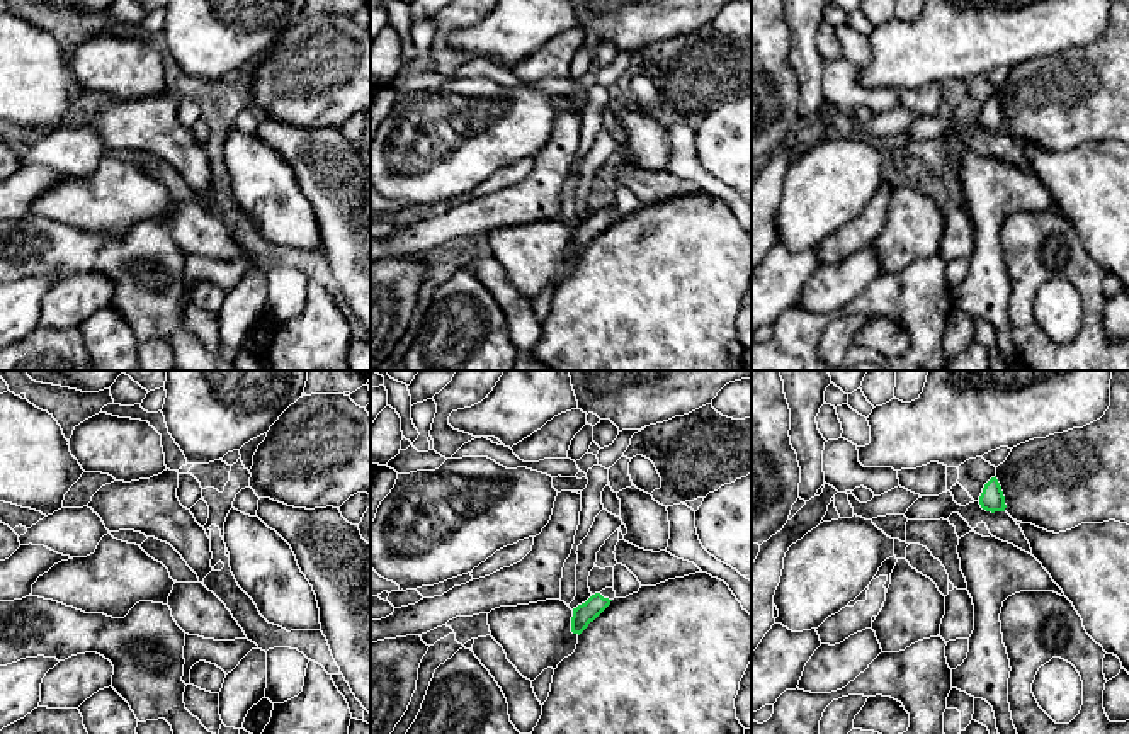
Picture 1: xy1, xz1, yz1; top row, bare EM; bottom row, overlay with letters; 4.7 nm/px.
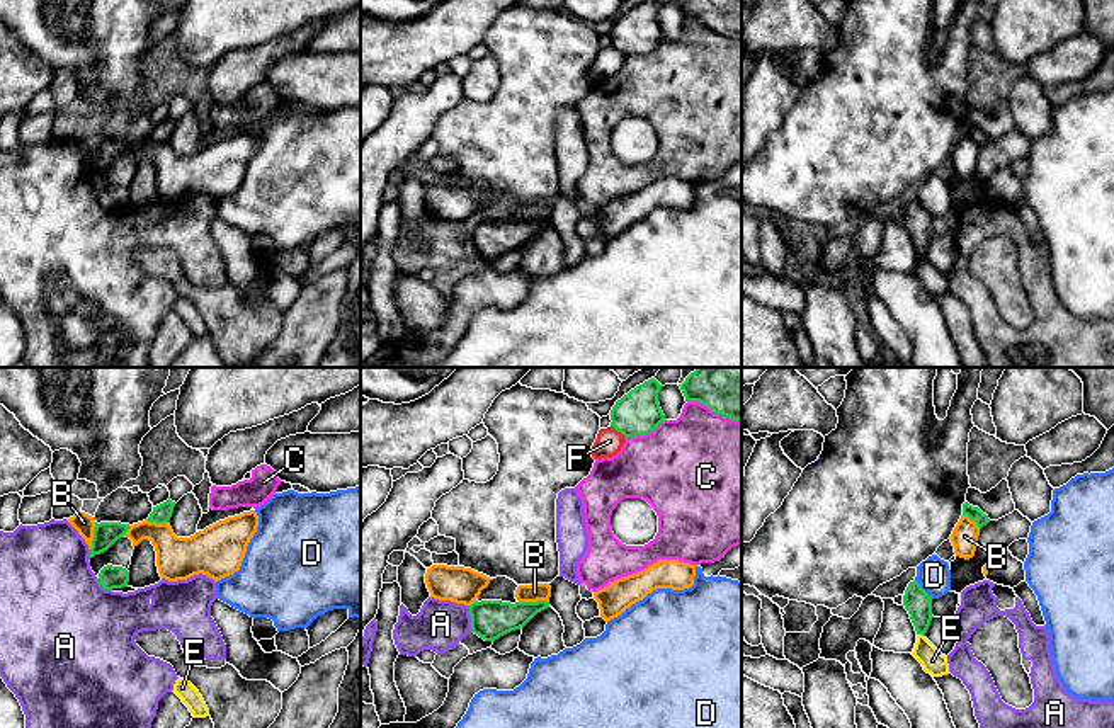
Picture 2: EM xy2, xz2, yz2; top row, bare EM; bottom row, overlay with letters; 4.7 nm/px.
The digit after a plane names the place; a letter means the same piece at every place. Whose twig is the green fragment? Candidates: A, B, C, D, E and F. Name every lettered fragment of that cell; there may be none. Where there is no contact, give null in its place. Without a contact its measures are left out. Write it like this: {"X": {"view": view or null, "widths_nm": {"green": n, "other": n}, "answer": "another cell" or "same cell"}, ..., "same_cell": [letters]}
{"A": {"view": "xz2", "widths_nm": {"green": 190, "other": 240}, "answer": "another cell"}, "B": {"view": "xz2", "widths_nm": {"green": 190, "other": 90}, "answer": "another cell"}, "C": {"view": "xz2", "widths_nm": {"green": 190, "other": 480}, "answer": "another cell"}, "D": {"view": "yz2", "widths_nm": {"green": 130, "other": 160}, "answer": "another cell"}, "E": {"view": "yz2", "widths_nm": {"green": 130, "other": 110}, "answer": "another cell"}, "F": {"view": "xz2", "widths_nm": {"green": 200, "other": 120}, "answer": "another cell"}, "same_cell": []}

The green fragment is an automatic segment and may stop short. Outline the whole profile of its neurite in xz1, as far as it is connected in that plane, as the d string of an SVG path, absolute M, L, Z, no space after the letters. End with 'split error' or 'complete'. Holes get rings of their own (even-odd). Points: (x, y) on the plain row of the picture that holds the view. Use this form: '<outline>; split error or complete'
M605 207L600 212L592 214L585 223L573 228L571 251L582 253L590 241L593 241L616 217L614 207Z; split error

